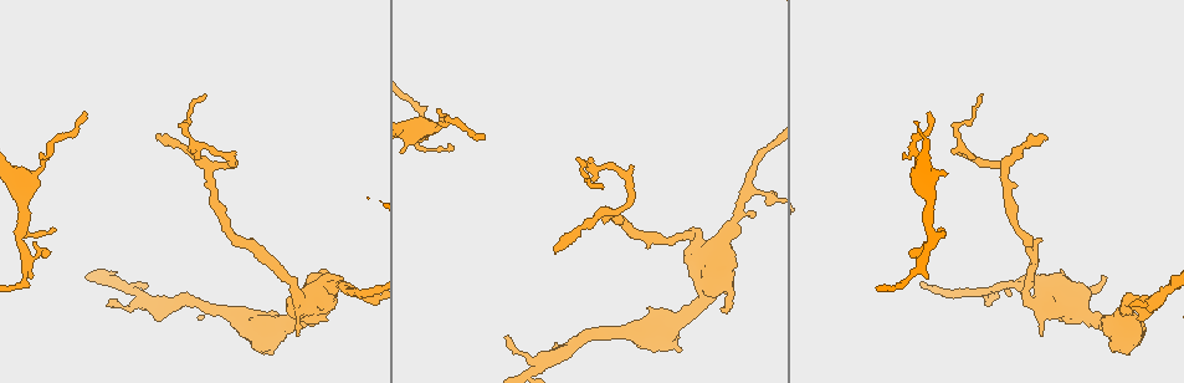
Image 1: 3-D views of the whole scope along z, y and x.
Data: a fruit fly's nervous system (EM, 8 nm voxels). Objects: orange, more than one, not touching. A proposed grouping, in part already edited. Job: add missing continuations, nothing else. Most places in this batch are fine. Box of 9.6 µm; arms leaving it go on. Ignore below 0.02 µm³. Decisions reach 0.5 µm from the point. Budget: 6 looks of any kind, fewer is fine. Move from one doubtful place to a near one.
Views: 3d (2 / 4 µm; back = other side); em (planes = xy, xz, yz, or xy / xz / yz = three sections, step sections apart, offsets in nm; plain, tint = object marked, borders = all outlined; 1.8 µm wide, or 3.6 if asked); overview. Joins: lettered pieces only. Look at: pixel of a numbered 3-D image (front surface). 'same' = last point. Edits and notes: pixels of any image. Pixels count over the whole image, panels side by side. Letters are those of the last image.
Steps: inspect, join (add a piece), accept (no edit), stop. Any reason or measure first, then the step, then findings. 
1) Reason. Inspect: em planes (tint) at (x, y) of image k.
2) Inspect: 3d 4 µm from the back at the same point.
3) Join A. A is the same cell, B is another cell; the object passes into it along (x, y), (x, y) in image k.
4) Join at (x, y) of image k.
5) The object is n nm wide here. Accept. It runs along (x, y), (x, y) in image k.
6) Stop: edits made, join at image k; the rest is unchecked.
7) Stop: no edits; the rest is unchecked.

Arms part here. Inspect: em planes (borders) at (209, 170) of image 1.

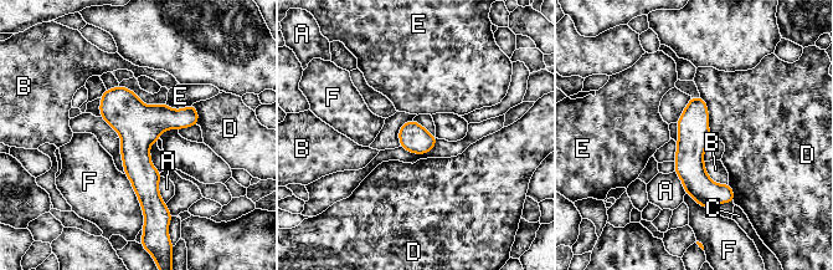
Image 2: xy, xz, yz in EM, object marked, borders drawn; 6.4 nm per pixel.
The longest contact is with F, 360 nm. Accept. A, B, C, D, E and F are other cells; it runs along (119, 88), (152, 212) in image 2; none of them fits.

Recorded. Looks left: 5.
Free end. Inspect: 3d 2 µm at (1047, 138) of image 1.

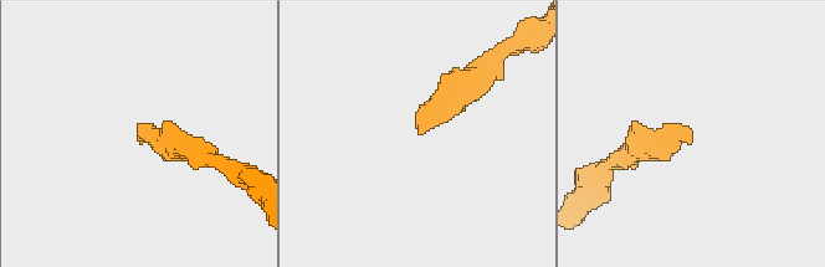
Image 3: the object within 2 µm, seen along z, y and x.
Need the tissue. Inspect: em xz step 8 (borders) at (143, 137) of image 3.

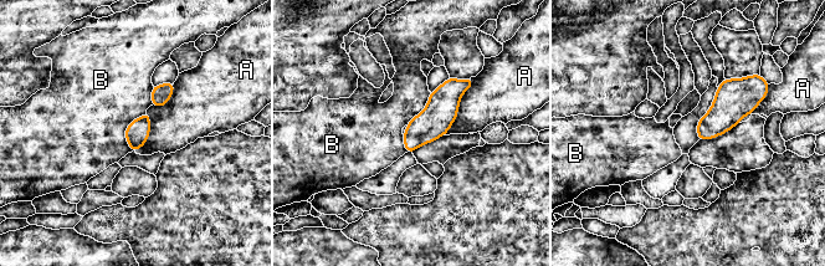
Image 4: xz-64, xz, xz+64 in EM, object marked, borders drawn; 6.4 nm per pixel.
Inspect: em planes (borders) at the same point.

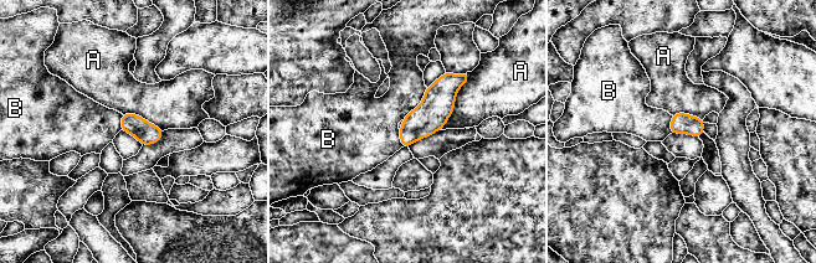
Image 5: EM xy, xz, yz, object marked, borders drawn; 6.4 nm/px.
The object is 140 nm wide here. Accept. A and B are other cells; a border runs along (426, 87), (422, 101), (401, 119) in image 5; no lettered piece goes on from it.

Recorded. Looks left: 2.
Thin end. Inspect: em planes (borders) at (47, 254) of image 1.

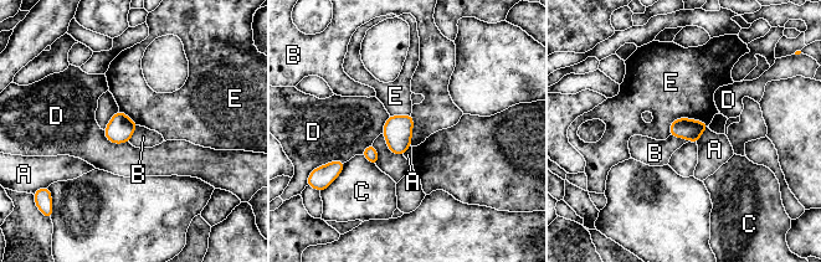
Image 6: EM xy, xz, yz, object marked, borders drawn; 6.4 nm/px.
Accept. A, B, C, D and E are other cells; a border runs along (411, 113), (412, 137), (410, 145) in image 6; no lettered piece goes on from it.

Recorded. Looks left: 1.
Stop: no edits; the rest is unchecked.

